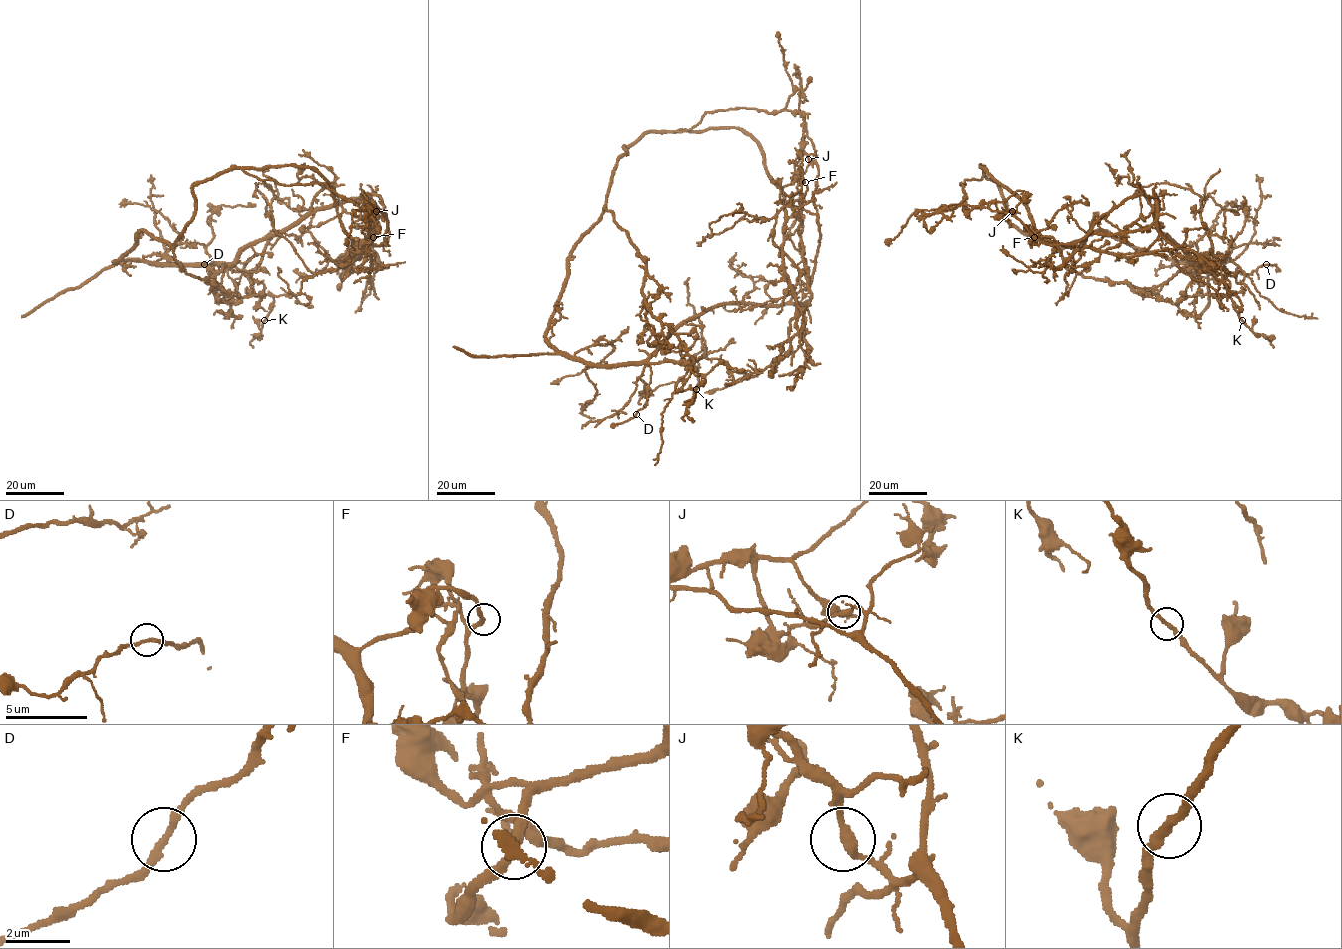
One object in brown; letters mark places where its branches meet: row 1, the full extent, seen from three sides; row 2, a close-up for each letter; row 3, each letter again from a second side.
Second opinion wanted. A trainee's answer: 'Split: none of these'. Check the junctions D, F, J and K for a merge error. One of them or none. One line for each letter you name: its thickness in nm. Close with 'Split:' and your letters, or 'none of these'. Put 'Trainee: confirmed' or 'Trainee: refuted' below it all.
Split: none of these
Trainee: confirmed

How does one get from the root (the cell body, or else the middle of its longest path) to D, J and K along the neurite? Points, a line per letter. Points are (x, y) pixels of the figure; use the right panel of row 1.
D: (1157, 205), (1156, 226), (1194, 262), (1211, 263), (1227, 272), (1247, 274), (1266, 264)
J: (1157, 205), (1157, 199), (1144, 194), (1129, 197), (1104, 213), (1080, 240), (1054, 245), (1039, 241), (1012, 211)
K: (1157, 205), (1156, 226), (1199, 267), (1183, 297), (1227, 295), (1242, 320)

